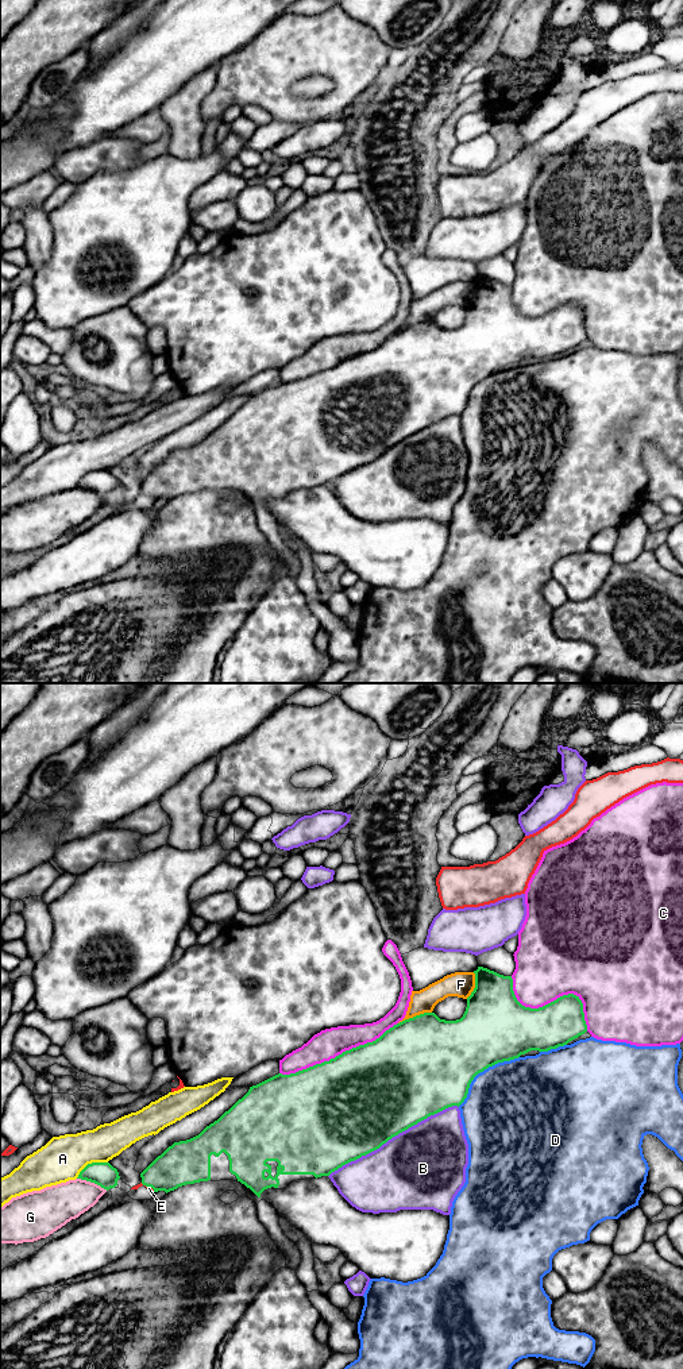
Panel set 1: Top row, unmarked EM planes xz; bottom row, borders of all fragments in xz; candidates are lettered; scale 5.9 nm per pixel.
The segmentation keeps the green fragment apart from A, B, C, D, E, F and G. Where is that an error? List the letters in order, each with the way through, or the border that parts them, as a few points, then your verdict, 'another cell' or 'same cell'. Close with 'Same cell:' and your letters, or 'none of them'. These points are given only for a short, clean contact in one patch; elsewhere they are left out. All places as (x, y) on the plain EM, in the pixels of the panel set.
A: another cell
B: another cell
C: another cell
D: another cell
E: another cell
F: another cell
G: another cell
Same cell: none of them

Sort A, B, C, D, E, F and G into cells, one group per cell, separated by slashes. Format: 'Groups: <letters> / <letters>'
Groups: A C G / B / D / E / F

